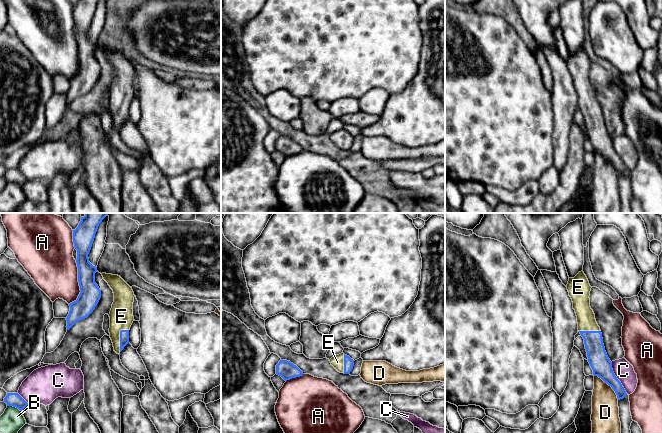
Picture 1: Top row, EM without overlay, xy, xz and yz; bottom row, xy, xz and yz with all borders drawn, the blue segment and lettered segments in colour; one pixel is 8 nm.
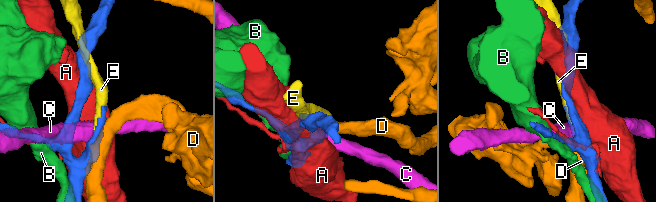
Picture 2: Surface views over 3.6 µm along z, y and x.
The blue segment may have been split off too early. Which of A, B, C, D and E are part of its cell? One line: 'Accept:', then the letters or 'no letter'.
Accept: E

